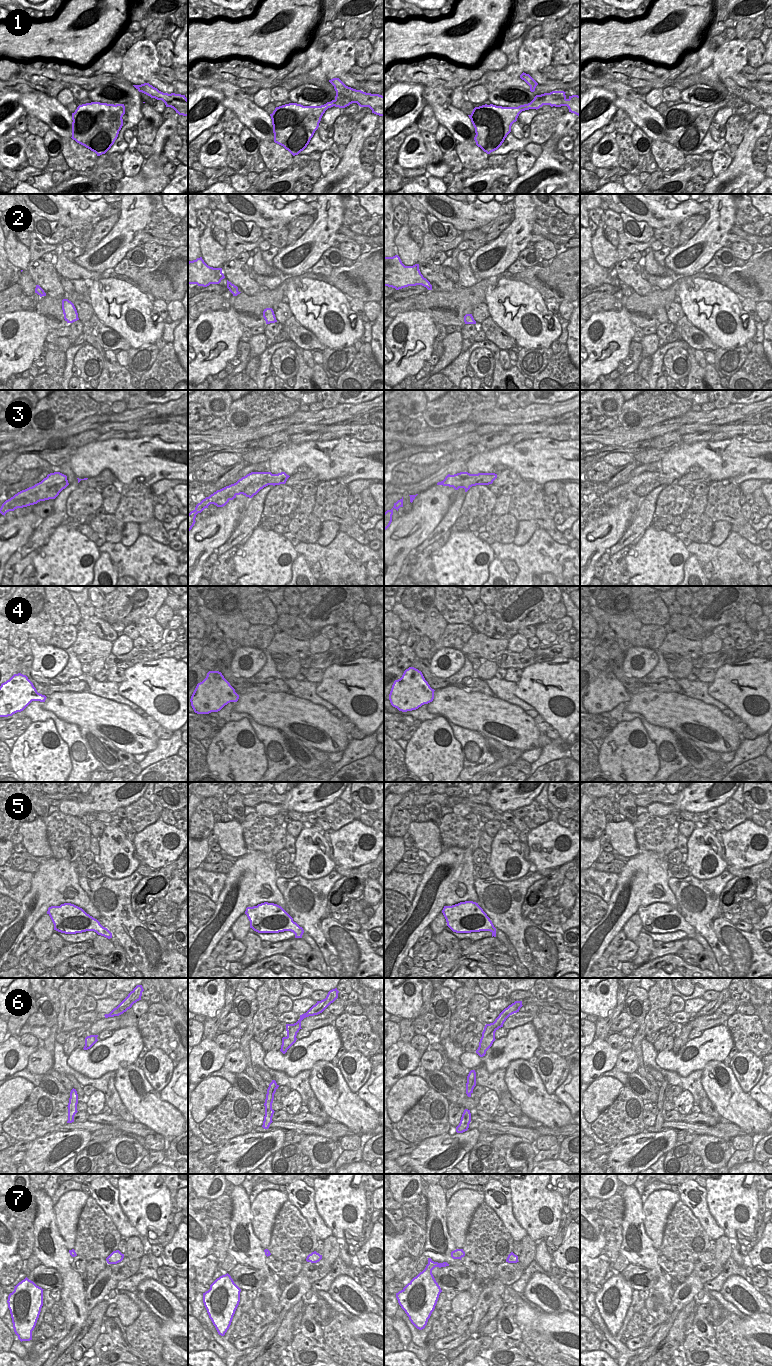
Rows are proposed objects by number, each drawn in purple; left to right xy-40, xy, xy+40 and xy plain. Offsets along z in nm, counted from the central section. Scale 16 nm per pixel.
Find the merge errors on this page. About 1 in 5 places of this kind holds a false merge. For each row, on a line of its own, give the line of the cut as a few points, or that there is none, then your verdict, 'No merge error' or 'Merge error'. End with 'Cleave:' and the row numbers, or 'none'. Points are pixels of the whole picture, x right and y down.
1: No split. No merge error
2: No split. No merge error
3: No split. No merge error
4: No split. No merge error
5: No split. No merge error
6: Split along xy (287, 1036), (288, 1047), (281, 1051). Merge error
7: No split. No merge error
Cleave: 6

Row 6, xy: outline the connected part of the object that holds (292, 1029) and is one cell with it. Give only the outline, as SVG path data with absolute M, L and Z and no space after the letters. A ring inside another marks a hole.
M337 988L332 989L328 992L325 999L321 1001L317 1001L315 1005L313 1005L306 1013L300 1015L300 1019L294 1024L286 1024L287 1037L289 1040L288 1049L296 1042L297 1033L301 1028L301 1021L309 1016L314 1016L322 1013L331 1003L333 1003L338 998L339 991ZM287 1049L287 1050L288 1050ZM287 1050L282 1051L283 1054L287 1052Z

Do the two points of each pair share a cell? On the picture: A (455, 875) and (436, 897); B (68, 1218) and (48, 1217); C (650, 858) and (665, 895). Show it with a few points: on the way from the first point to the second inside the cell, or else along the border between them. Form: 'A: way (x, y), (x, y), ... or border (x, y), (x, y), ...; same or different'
A: way (450, 880), (438, 892); same
B: border (53, 1205), (56, 1225), (59, 1234), (64, 1239); different
C: way (650, 867), (650, 877), (659, 886); same

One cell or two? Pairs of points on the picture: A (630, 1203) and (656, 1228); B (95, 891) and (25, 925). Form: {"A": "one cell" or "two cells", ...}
{"A": "two cells", "B": "two cells"}

